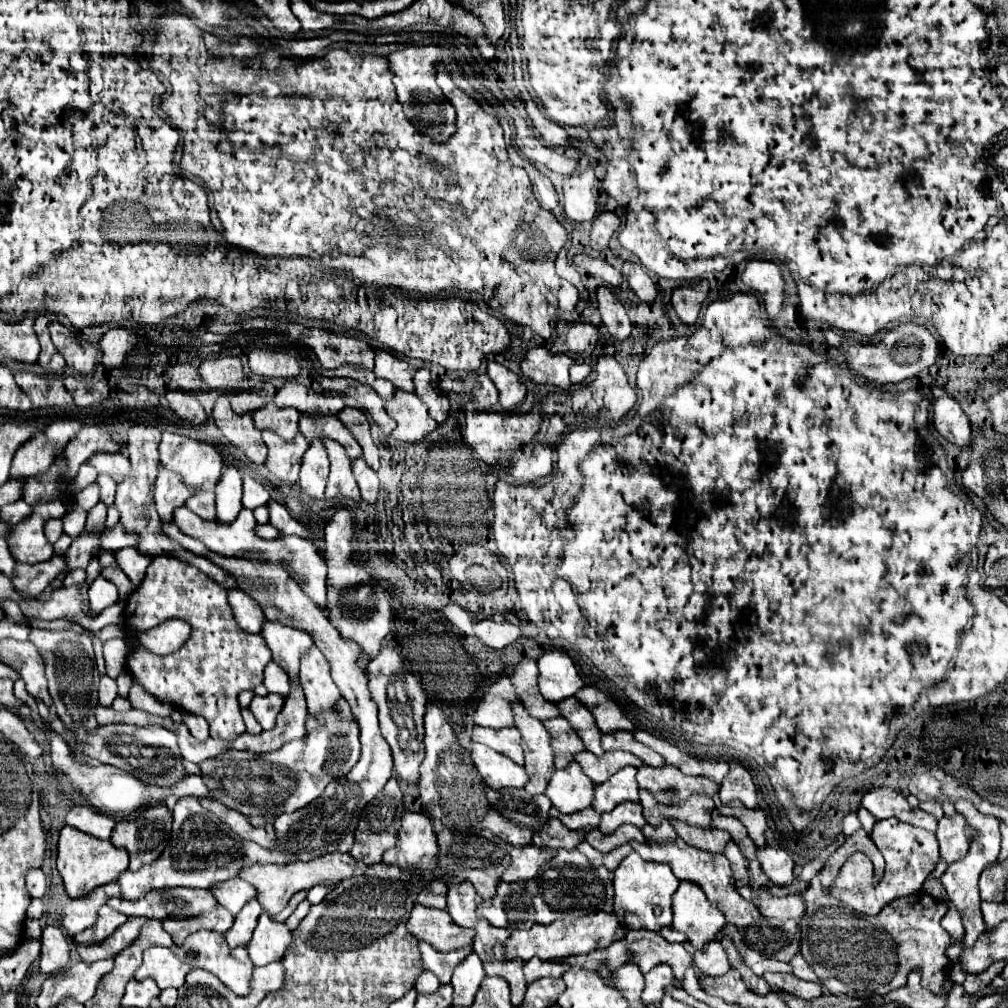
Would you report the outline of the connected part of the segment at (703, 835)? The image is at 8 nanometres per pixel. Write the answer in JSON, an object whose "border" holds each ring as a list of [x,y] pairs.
{"border":[[[667,820],[673,830],[689,844],[689,846],[695,846],[699,850],[705,850],[705,852],[713,852],[713,854],[719,854],[723,852],[725,844],[731,840],[729,832],[725,830],[717,830],[713,826],[709,828],[693,828],[691,824],[681,824],[681,820]]]}

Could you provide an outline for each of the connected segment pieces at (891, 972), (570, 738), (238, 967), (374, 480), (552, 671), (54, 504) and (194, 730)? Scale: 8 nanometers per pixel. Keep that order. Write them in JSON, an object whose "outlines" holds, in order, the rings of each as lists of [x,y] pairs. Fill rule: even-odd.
{"outlines":[[[[843,844],[843,852],[833,852],[827,860],[827,864],[821,868],[821,872],[811,878],[809,886],[801,892],[805,900],[805,914],[801,918],[801,954],[817,974],[819,982],[831,992],[831,994],[847,994],[853,998],[865,998],[871,994],[887,994],[895,988],[901,988],[907,984],[907,974],[911,970],[929,972],[923,976],[923,986],[927,986],[933,992],[939,992],[943,986],[943,980],[949,972],[949,960],[945,956],[945,950],[951,944],[951,936],[941,926],[941,918],[947,914],[949,906],[941,900],[935,900],[933,896],[919,892],[909,898],[897,898],[889,902],[877,916],[865,916],[857,914],[839,900],[829,896],[829,888],[821,888],[821,884],[831,884],[837,876],[839,868],[845,862],[845,856],[851,856],[855,852],[849,852],[849,844]],[[933,932],[937,932],[937,960],[933,960]]],[[[565,718],[543,720],[543,724],[545,724],[547,732],[551,734],[555,768],[565,768],[573,760],[573,754],[585,750],[581,738],[573,732],[573,728],[569,726],[569,722]]],[[[201,930],[201,932],[195,932],[193,936],[187,936],[181,946],[173,946],[171,950],[181,962],[189,964],[191,968],[203,968],[203,970],[209,970],[211,974],[215,974],[217,978],[221,978],[227,984],[227,988],[231,988],[235,994],[245,996],[249,992],[253,962],[249,960],[249,954],[245,952],[245,946],[237,946],[237,948],[231,950],[225,944],[223,934],[213,932],[213,930]]],[[[363,458],[359,460],[353,460],[353,474],[355,474],[355,480],[361,488],[361,496],[367,504],[375,504],[377,502],[377,494],[379,494],[379,478],[377,478],[377,472],[371,470]]],[[[549,650],[537,658],[539,668],[539,692],[549,702],[575,696],[583,688],[583,680],[575,670],[573,660],[563,650]]],[[[51,500],[31,506],[31,514],[17,526],[9,528],[7,544],[15,562],[37,564],[49,560],[49,556],[53,556],[53,546],[43,534],[43,524],[45,520],[49,520],[49,516],[63,518],[65,512],[67,504],[63,504],[63,500]]],[[[181,712],[181,718],[183,718],[183,724],[189,728],[189,732],[197,740],[205,742],[209,738],[209,724],[207,724],[207,720],[203,716],[195,716],[195,714],[189,714],[189,712]]]]}

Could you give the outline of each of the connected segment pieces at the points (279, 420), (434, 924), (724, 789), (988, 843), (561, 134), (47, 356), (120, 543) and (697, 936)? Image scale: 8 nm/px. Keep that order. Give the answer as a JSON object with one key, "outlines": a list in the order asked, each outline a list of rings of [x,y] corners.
{"outlines":[[[[269,402],[265,408],[253,412],[253,422],[257,424],[257,430],[271,430],[275,432],[281,440],[293,442],[297,436],[297,422],[299,422],[299,412],[293,408],[279,410],[273,402]]],[[[415,904],[411,910],[411,918],[407,920],[407,930],[417,940],[429,942],[439,952],[451,952],[463,948],[465,944],[473,944],[471,932],[453,924],[449,912],[439,908]]],[[[731,762],[731,770],[725,776],[725,780],[721,782],[719,796],[721,796],[723,804],[727,804],[731,800],[741,800],[747,808],[755,808],[757,806],[757,792],[755,792],[753,778],[737,762]]],[[[957,800],[955,802],[955,808],[957,812],[961,812],[967,820],[969,826],[977,828],[979,830],[979,836],[971,842],[969,846],[969,852],[965,854],[965,858],[953,862],[945,874],[941,876],[941,882],[943,886],[947,888],[947,894],[949,894],[949,900],[957,906],[957,910],[961,912],[961,918],[963,918],[963,926],[965,926],[965,942],[962,942],[962,949],[968,950],[973,944],[973,940],[977,940],[977,936],[981,932],[985,932],[985,922],[983,922],[983,916],[981,916],[981,898],[979,898],[979,888],[977,888],[977,880],[979,880],[979,874],[987,868],[987,864],[993,864],[993,860],[997,860],[999,856],[999,848],[1001,848],[1001,832],[999,832],[999,820],[995,816],[989,816],[989,814],[981,814],[969,800]]],[[[545,122],[545,124],[539,124],[537,126],[541,138],[545,140],[545,144],[549,148],[571,148],[569,144],[569,134],[565,132],[565,128],[561,128],[559,124],[555,122]]],[[[37,316],[35,318],[35,334],[37,334],[37,340],[41,344],[41,354],[39,354],[39,364],[41,368],[47,372],[47,374],[59,374],[65,370],[65,360],[63,356],[57,352],[57,348],[53,346],[51,342],[51,336],[49,336],[49,330],[47,330],[47,316]]],[[[116,524],[113,528],[106,528],[105,533],[109,539],[103,539],[99,546],[100,553],[103,551],[114,551],[120,550],[122,548],[127,548],[127,546],[133,546],[133,542],[137,542],[135,534],[129,536],[123,532],[123,526],[121,524]]],[[[683,880],[673,896],[671,928],[687,934],[691,946],[705,948],[705,944],[711,942],[725,924],[727,920],[717,904],[707,900],[705,892],[701,892],[697,884],[689,884],[689,880]]]]}

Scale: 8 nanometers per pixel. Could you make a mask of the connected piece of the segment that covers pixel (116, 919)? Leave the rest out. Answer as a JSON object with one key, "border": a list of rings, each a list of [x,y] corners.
{"border":[[[101,906],[101,912],[97,912],[97,924],[93,928],[87,928],[85,932],[77,934],[73,940],[79,944],[97,944],[103,942],[105,938],[109,938],[123,922],[127,920],[125,914],[109,908],[109,906]]]}

